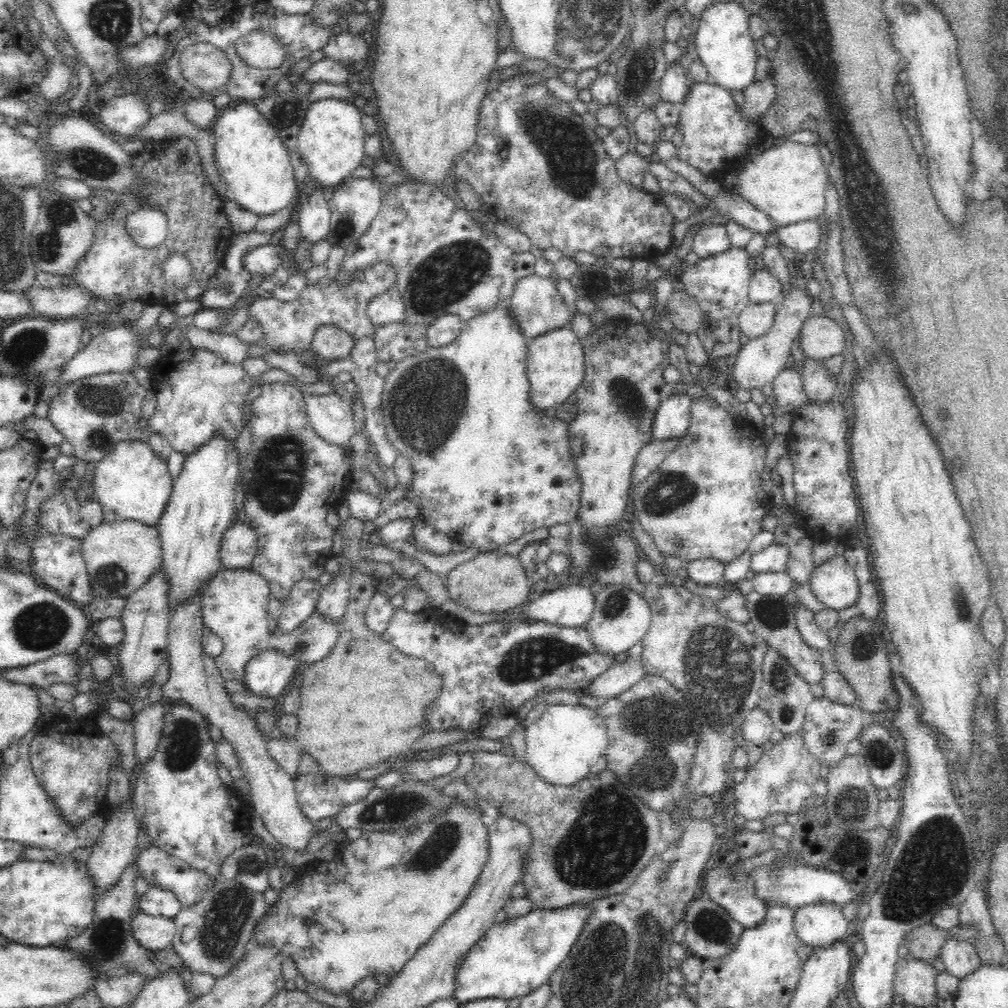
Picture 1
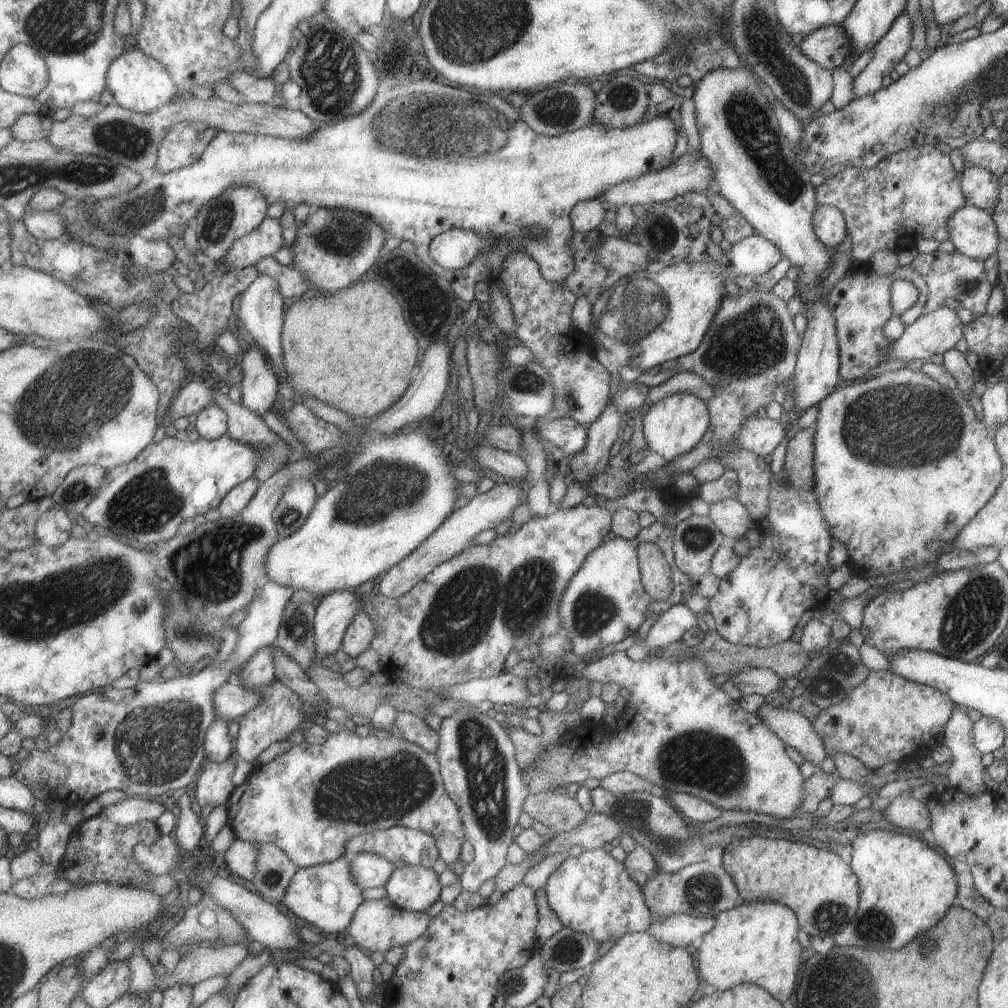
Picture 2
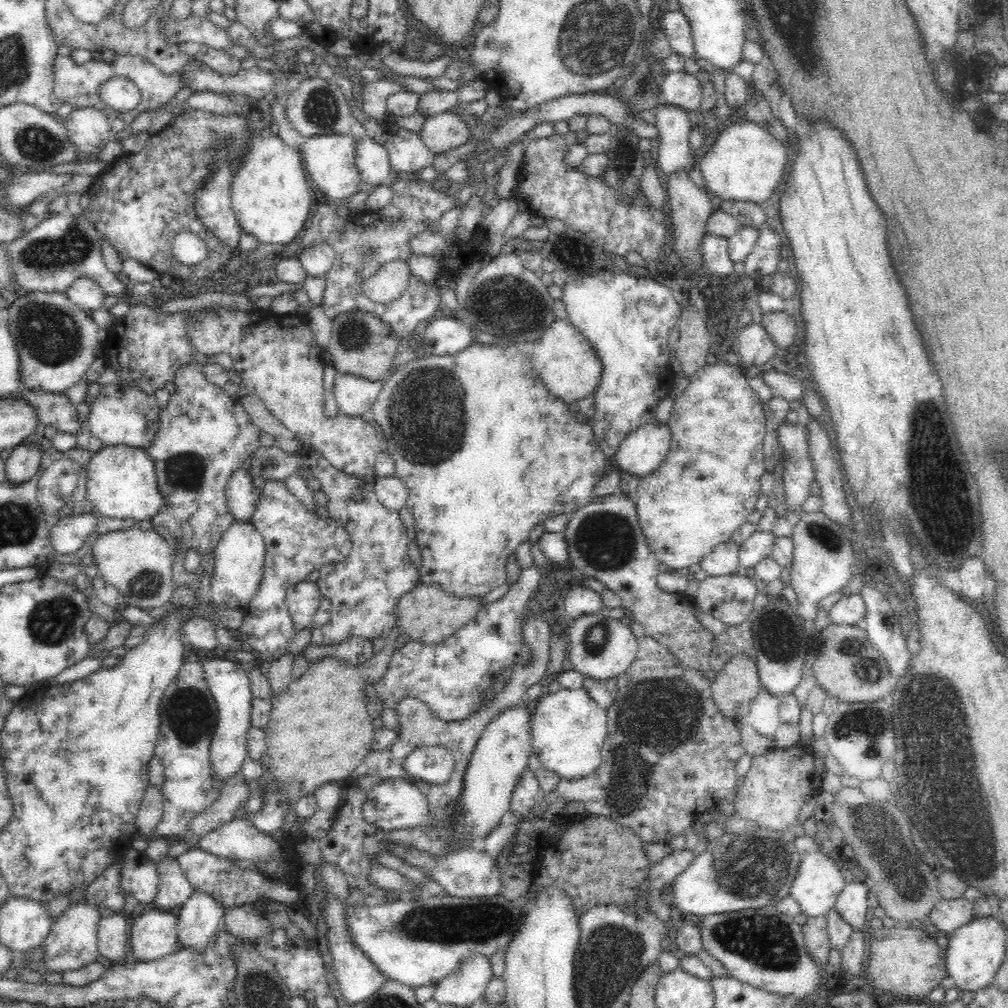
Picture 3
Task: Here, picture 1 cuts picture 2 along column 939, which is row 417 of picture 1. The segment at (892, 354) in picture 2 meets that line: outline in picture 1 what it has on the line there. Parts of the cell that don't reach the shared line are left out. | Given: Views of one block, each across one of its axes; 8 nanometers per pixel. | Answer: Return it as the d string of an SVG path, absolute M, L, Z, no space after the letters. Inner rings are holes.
M334 393L323 395L304 394L304 406L307 417L309 418L312 428L321 436L328 444L336 444L348 449L350 437L354 434L354 414L350 407L351 401Z

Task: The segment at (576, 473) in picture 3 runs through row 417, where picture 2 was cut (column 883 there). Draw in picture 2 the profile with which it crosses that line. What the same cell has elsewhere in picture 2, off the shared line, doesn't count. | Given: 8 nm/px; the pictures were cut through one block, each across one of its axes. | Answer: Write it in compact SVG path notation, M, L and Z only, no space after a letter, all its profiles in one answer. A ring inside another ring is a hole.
M902 368L893 372L884 372L873 378L859 380L851 386L835 389L818 404L816 421L813 429L813 492L817 496L819 512L829 528L832 542L844 545L848 562L855 564L857 570L871 571L873 575L887 576L907 568L907 570L921 570L925 567L934 566L935 560L941 556L937 550L948 543L953 545L953 538L961 532L961 528L977 514L990 498L995 494L1004 472L1003 463L997 452L991 430L975 416L975 412L968 400L961 396L958 388L947 390L936 380L926 374L911 369Z

